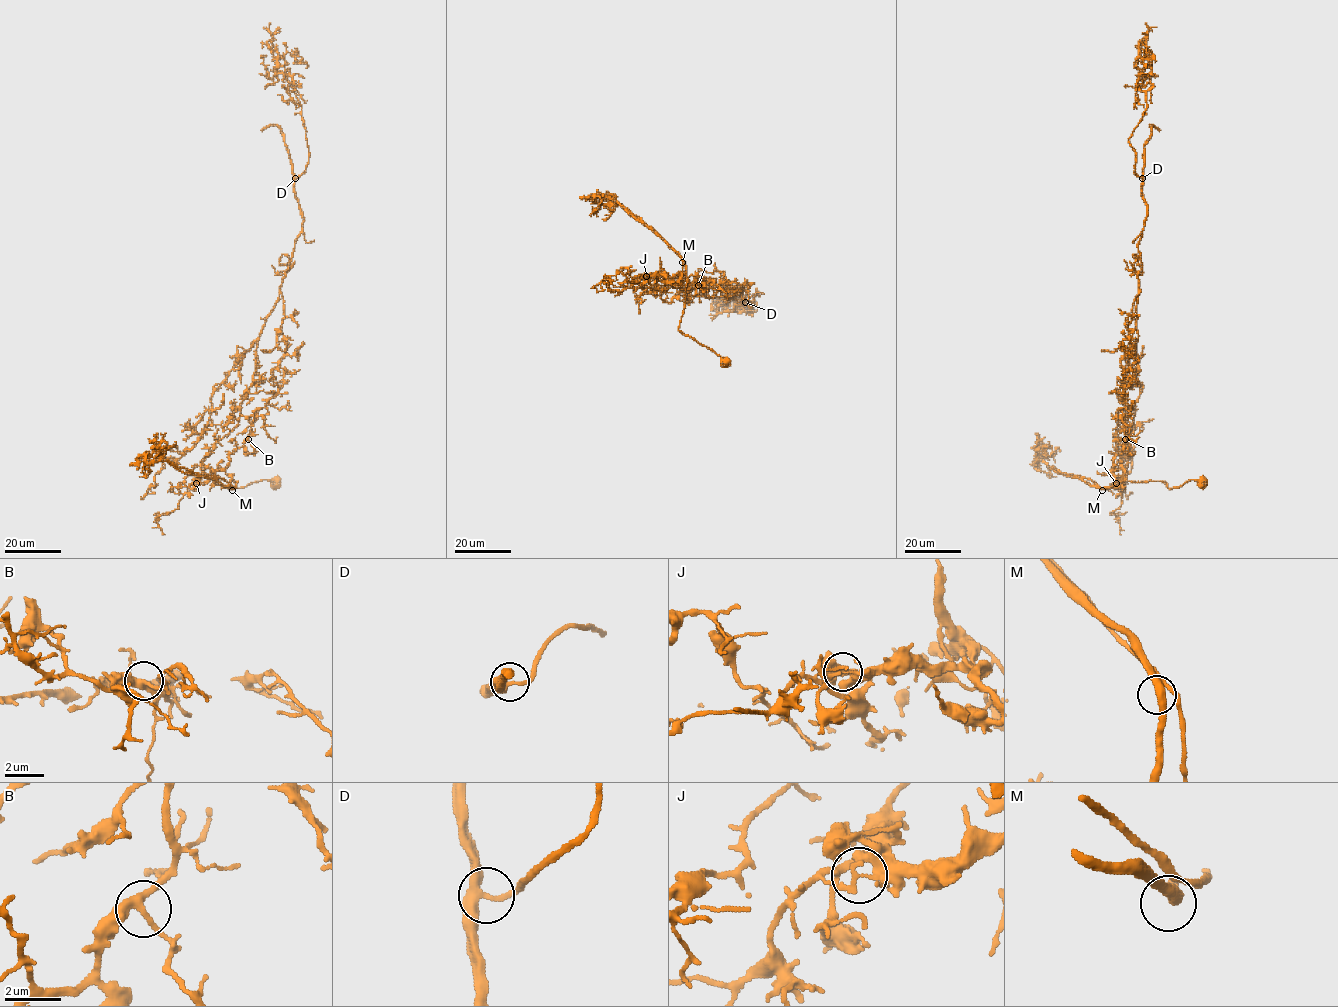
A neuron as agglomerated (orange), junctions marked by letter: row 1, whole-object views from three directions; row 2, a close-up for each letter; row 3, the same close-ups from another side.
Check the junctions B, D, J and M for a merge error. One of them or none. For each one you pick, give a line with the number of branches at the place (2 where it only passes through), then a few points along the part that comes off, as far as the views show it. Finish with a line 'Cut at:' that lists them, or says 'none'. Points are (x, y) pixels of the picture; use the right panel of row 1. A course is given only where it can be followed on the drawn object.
J: 2 branches meet; foreign part runs (1116, 483), (1116, 479), (1121, 487), (1099, 487), (1092, 480), (1035, 460), (1037, 452), (1050, 455), (1059, 449)
Cut at: J

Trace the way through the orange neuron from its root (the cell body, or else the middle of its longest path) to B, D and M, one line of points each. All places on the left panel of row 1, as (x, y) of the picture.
B: (275, 483), (261, 480), (228, 488), (237, 481), (230, 487), (230, 478), (221, 468), (248, 439)
D: (275, 483), (228, 488), (237, 481), (230, 487), (221, 468), (283, 383), (281, 285), (302, 227), (295, 178)
M: (275, 483), (261, 480), (242, 487), (228, 488), (230, 481), (237, 481), (232, 490)

